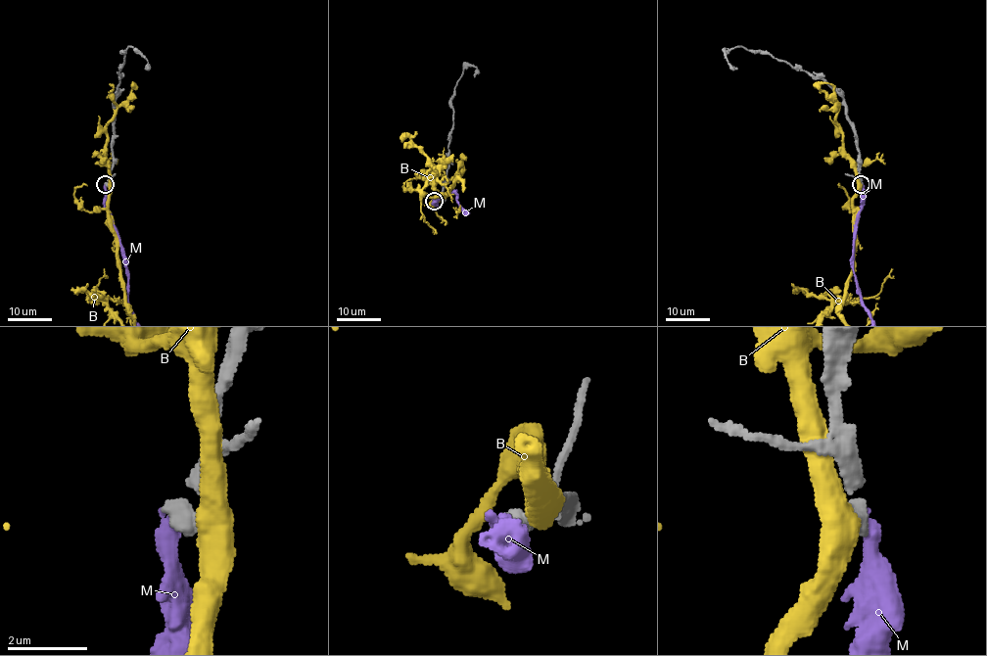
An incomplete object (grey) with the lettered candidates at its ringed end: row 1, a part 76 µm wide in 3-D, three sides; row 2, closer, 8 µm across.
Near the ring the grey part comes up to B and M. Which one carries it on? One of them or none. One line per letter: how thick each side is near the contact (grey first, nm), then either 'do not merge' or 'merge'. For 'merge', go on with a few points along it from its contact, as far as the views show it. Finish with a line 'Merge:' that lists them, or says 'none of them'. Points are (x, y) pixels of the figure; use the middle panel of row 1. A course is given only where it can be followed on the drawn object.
B: 500 nm thick on the grey side, 550 nm on the other; do not merge
M: 550 nm thick on the grey side, 400 nm on the other; do not merge
Merge: none of them

